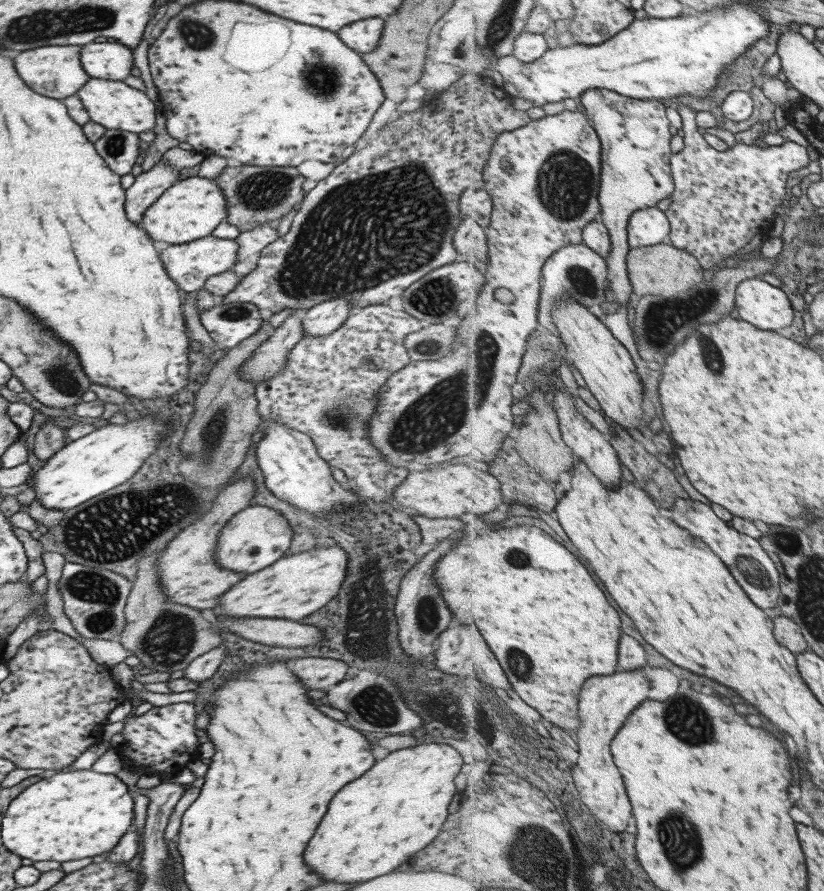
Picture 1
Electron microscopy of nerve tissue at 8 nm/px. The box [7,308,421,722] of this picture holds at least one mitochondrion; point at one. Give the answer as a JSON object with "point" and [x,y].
{"point":[112,529]}

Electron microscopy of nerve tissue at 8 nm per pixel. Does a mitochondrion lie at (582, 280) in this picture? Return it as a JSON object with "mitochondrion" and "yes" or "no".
{"mitochondrion":"yes"}

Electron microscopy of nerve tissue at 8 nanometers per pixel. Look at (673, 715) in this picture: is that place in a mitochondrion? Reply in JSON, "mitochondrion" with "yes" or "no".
{"mitochondrion":"yes"}

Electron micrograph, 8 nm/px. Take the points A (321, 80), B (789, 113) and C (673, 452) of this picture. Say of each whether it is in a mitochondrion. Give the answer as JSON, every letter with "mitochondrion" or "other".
{"A":"mitochondrion","B":"other","C":"other"}

